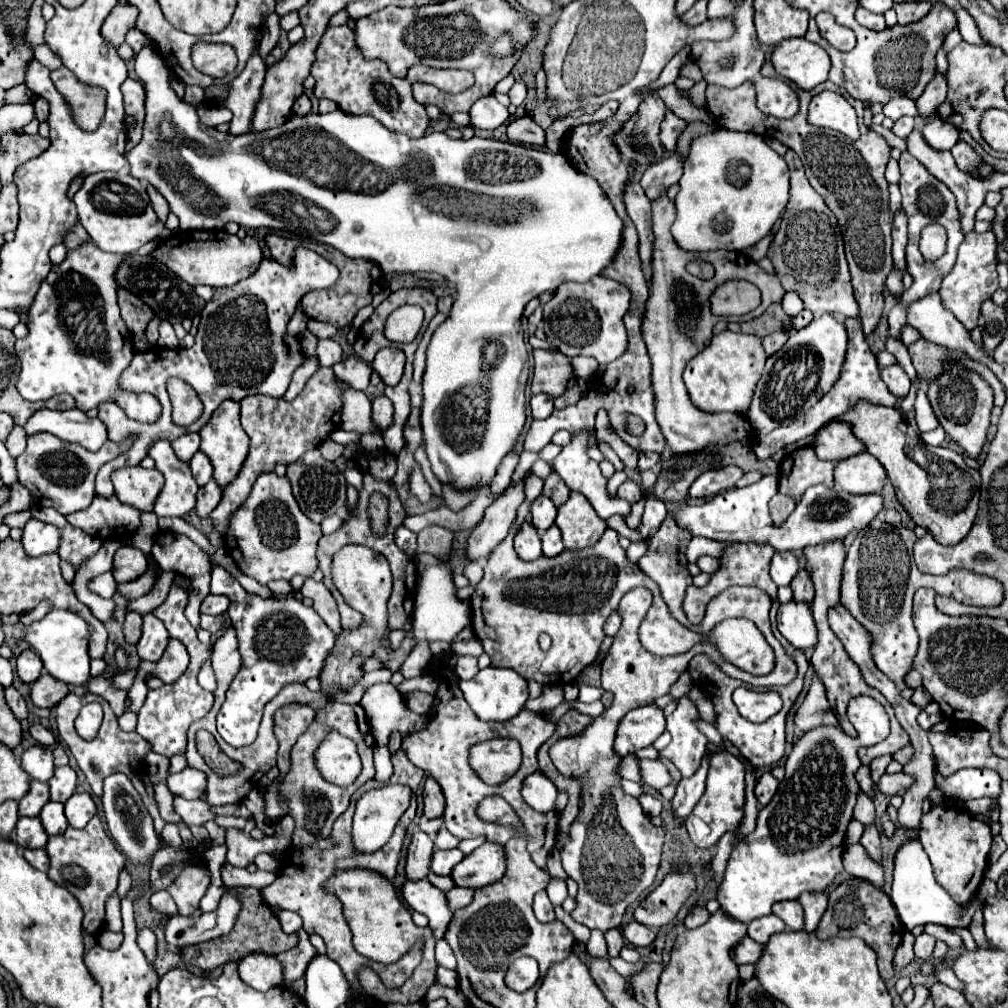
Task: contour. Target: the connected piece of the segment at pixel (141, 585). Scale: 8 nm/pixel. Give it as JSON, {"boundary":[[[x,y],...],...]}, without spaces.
{"boundary":[[[153,561],[143,576],[139,576],[139,578],[133,580],[133,582],[119,584],[119,594],[123,594],[127,600],[133,600],[133,598],[145,596],[145,594],[155,586],[157,572],[159,572],[159,566],[157,566],[157,562]]]}

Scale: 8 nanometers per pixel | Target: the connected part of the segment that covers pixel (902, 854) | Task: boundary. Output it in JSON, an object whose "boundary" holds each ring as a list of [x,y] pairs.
{"boundary":[[[911,840],[903,844],[903,848],[895,856],[895,874],[893,874],[893,890],[891,890],[891,900],[897,908],[897,914],[905,928],[913,930],[919,924],[943,924],[949,928],[969,928],[973,914],[981,908],[983,902],[979,896],[971,904],[955,904],[951,896],[935,882],[931,862],[921,846],[919,840]]]}

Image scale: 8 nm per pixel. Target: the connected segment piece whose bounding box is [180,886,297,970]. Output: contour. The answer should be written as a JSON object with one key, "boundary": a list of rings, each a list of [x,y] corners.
{"boundary":[[[229,888],[229,890],[235,890],[235,894],[239,896],[243,908],[235,920],[235,926],[231,928],[231,932],[227,936],[219,936],[211,942],[203,942],[203,944],[191,945],[189,948],[181,949],[181,957],[185,959],[187,954],[187,962],[189,964],[195,964],[203,970],[213,970],[217,966],[223,966],[227,964],[229,960],[241,960],[245,958],[247,954],[251,952],[267,952],[267,954],[279,954],[279,952],[287,952],[291,950],[295,944],[297,944],[297,936],[291,934],[283,934],[281,932],[281,926],[279,926],[279,920],[275,916],[275,912],[271,910],[271,906],[265,904],[265,900],[261,898],[259,890],[257,888]]]}

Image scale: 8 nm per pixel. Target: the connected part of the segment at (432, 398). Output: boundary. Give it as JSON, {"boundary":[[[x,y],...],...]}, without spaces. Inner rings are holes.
{"boundary":[[[143,46],[135,56],[135,72],[145,86],[145,122],[143,122],[143,138],[141,142],[127,154],[131,176],[149,182],[155,186],[163,198],[169,202],[171,212],[179,218],[179,230],[223,230],[227,222],[237,222],[243,228],[271,228],[285,230],[305,238],[313,238],[317,242],[329,244],[335,250],[343,252],[347,258],[363,258],[373,260],[381,268],[385,276],[389,274],[417,274],[417,272],[437,272],[445,276],[451,284],[455,284],[455,302],[449,312],[449,318],[433,332],[431,344],[427,348],[427,368],[423,374],[423,406],[421,406],[421,426],[423,426],[423,442],[427,446],[427,456],[431,460],[431,468],[441,482],[453,484],[455,488],[471,488],[477,484],[489,484],[501,464],[503,456],[513,450],[517,444],[519,432],[525,426],[525,384],[529,376],[527,364],[527,346],[521,332],[521,314],[527,302],[541,292],[555,290],[563,282],[587,282],[591,276],[599,274],[611,260],[615,252],[619,252],[619,244],[623,238],[623,220],[617,216],[613,204],[601,186],[587,174],[579,172],[569,164],[563,154],[551,154],[537,148],[529,148],[513,142],[499,142],[473,136],[471,140],[453,140],[445,132],[425,134],[419,140],[413,140],[405,134],[397,134],[387,130],[371,116],[355,116],[345,114],[341,110],[329,114],[309,114],[309,116],[289,116],[285,124],[273,130],[263,132],[245,132],[245,134],[229,134],[219,132],[217,128],[203,126],[197,110],[181,100],[171,88],[171,72],[165,66],[163,58],[151,48]]]}

